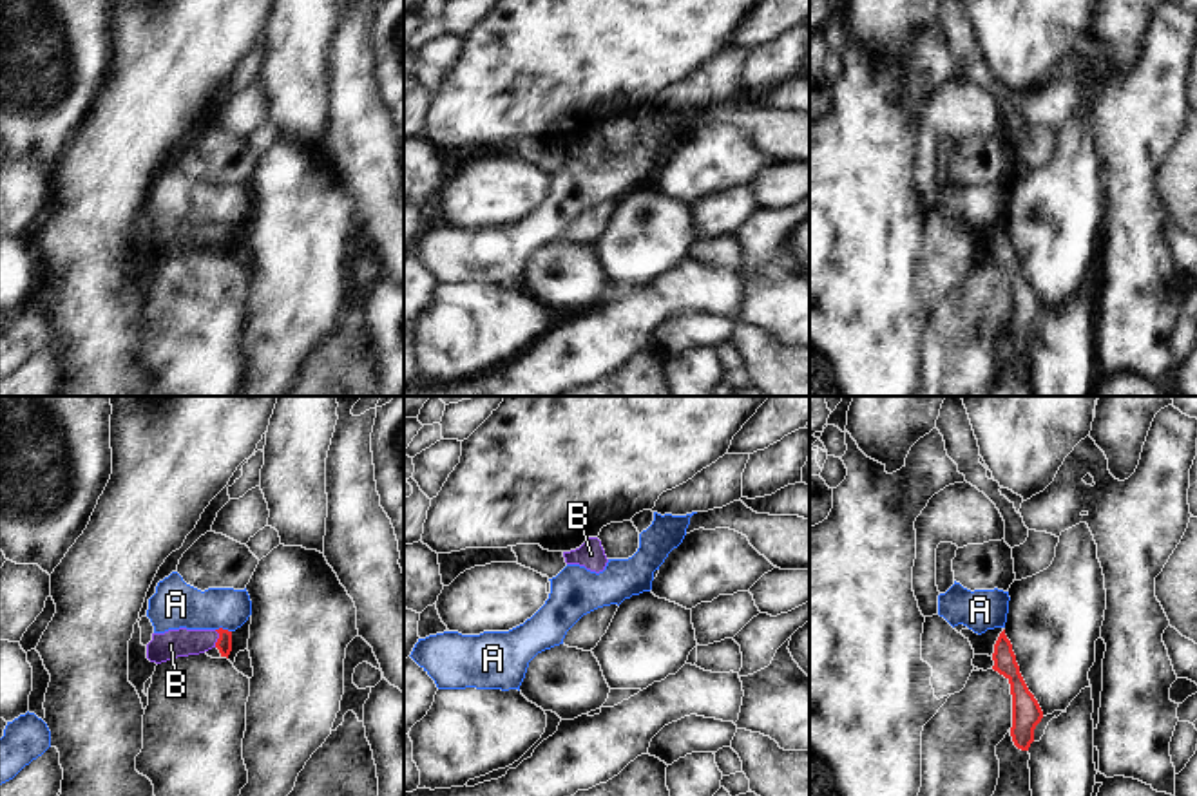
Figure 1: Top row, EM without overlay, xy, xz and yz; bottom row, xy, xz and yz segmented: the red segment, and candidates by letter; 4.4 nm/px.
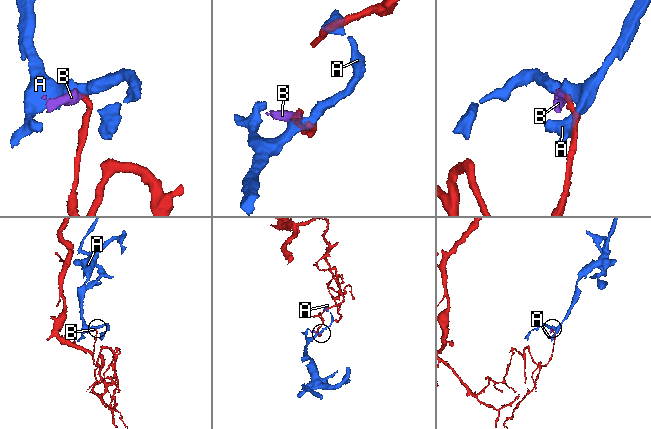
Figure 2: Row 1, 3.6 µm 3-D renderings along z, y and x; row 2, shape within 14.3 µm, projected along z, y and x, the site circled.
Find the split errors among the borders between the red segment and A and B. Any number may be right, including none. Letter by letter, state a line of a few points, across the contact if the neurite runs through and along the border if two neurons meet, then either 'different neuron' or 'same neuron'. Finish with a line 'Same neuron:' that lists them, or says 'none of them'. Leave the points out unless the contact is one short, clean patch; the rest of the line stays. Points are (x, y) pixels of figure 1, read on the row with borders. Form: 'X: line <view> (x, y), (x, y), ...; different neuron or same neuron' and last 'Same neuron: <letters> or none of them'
A: line xy (216, 628), (230, 632); different neuron
B: line xy (223, 644), (218, 639), (171, 644); same neuron
Same neuron: B

